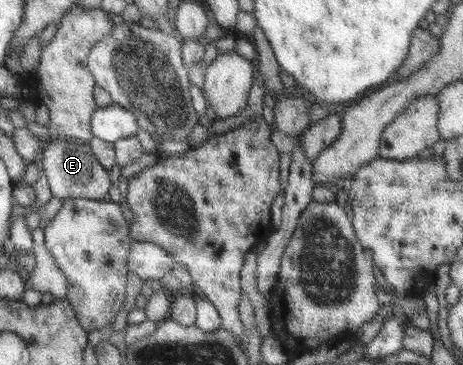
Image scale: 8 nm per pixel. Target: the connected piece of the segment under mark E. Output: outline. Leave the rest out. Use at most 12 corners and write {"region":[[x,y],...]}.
{"region":[[60,138],[43,152],[54,197],[102,201],[110,172],[88,142]]}

